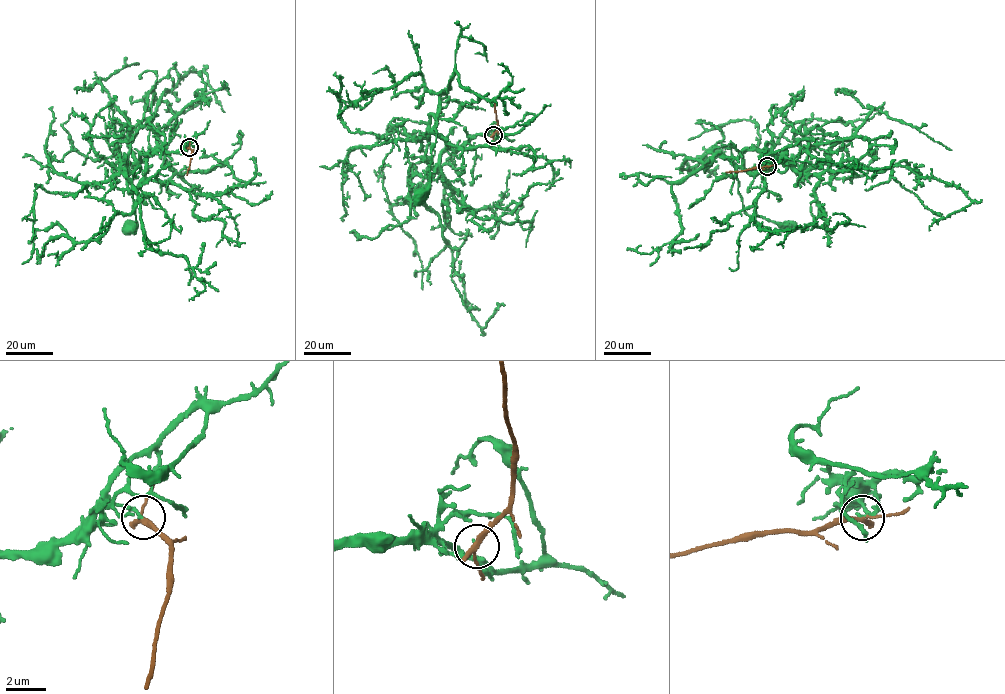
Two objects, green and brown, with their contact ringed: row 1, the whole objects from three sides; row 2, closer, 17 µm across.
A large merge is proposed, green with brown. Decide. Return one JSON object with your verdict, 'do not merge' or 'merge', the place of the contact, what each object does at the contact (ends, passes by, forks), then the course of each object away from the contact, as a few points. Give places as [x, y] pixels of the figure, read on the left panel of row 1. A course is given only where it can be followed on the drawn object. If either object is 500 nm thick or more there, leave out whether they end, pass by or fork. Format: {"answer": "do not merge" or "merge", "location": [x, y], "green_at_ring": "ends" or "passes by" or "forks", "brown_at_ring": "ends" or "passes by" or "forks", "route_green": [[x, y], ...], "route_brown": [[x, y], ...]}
{"answer": "do not merge", "location": [189, 147], "green_at_ring": "ends", "brown_at_ring": "passes by", "route_green": [[189, 147], [157, 151], [146, 157], [143, 178], [131, 191], [134, 233], [136, 222], [128, 225]], "route_brown": [[189, 147], [192, 151], [187, 175]]}

